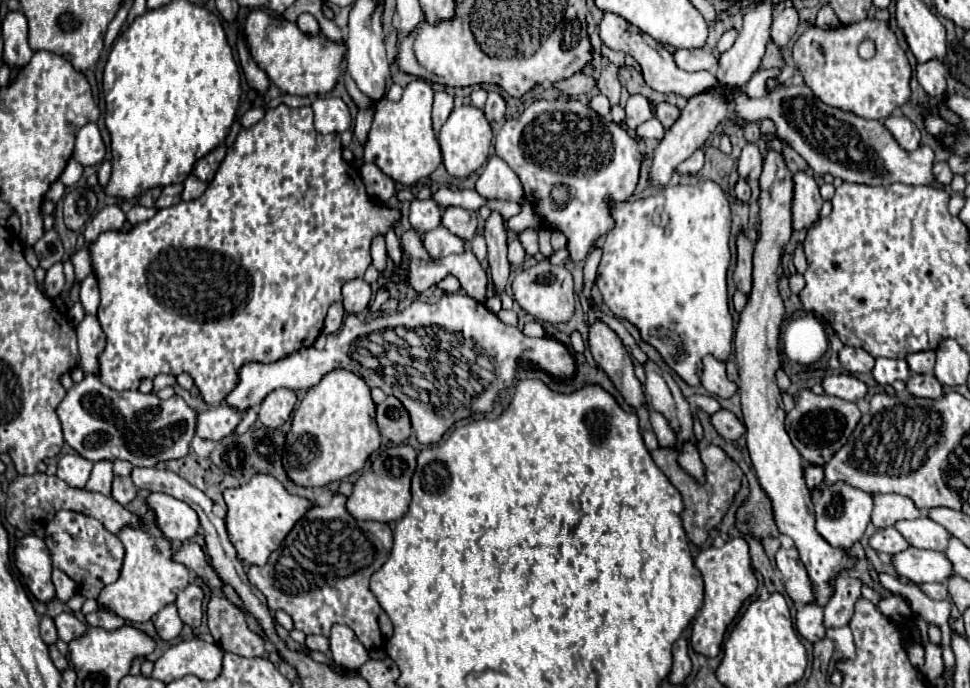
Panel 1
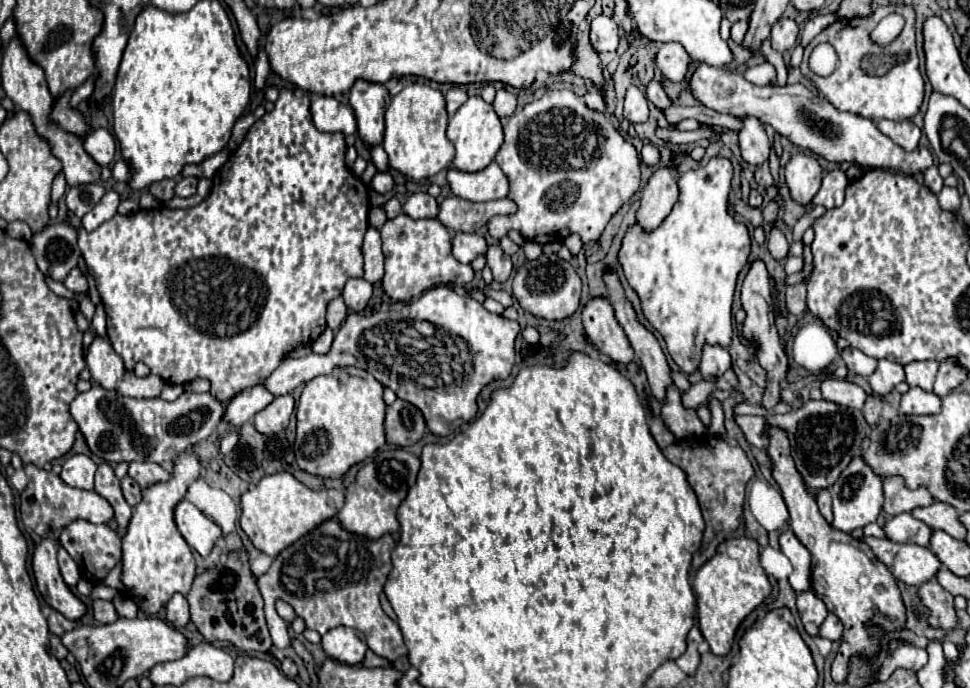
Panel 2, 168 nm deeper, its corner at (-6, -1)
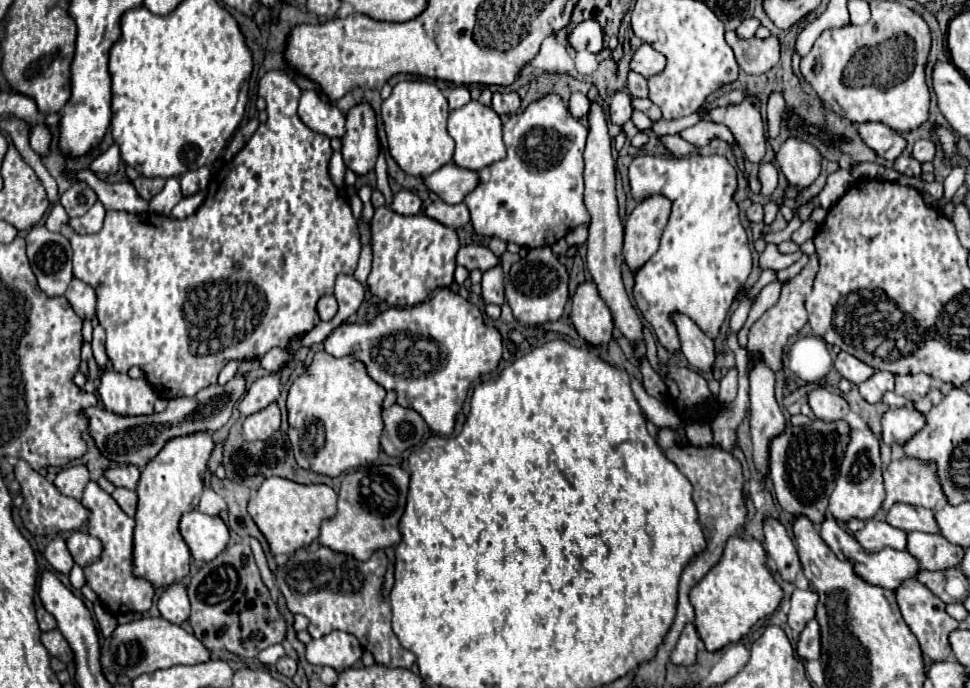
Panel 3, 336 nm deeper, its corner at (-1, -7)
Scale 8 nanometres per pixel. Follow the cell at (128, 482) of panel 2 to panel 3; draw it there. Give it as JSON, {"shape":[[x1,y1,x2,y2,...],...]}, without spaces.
{"shape":[[116,488,112,492,112,498,118,502,118,506,128,514,128,516,134,516,136,514,136,504,138,504,138,496,134,490,128,490,128,488]]}

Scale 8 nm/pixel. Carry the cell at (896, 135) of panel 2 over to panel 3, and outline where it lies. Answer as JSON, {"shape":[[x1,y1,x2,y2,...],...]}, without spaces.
{"shape":[[880,122,860,124,858,134,868,148,872,148,880,158,886,158,886,160,896,160,906,148,906,140,896,130]]}

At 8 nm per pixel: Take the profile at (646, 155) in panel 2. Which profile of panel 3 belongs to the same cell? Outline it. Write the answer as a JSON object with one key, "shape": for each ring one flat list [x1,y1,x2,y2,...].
{"shape":[[692,154,686,158,636,156,630,164,632,198,644,200,662,194,672,204,658,252,634,276,636,304,668,352,680,350,676,330,668,322,672,310,688,314,710,338,716,338,740,284,750,276,752,254,734,202,736,186,736,168,718,154]]}

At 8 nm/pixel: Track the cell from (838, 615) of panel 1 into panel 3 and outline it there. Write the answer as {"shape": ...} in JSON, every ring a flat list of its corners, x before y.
{"shape":[[816,620,808,622,806,628,800,632,796,652,802,660,814,660,820,656,820,626]]}

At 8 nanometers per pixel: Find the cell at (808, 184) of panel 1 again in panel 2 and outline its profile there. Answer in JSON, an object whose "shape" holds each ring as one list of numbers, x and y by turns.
{"shape":[[797,154,785,166,787,186,791,190,791,198,801,206,813,206,813,198,821,188,821,166,815,158]]}

